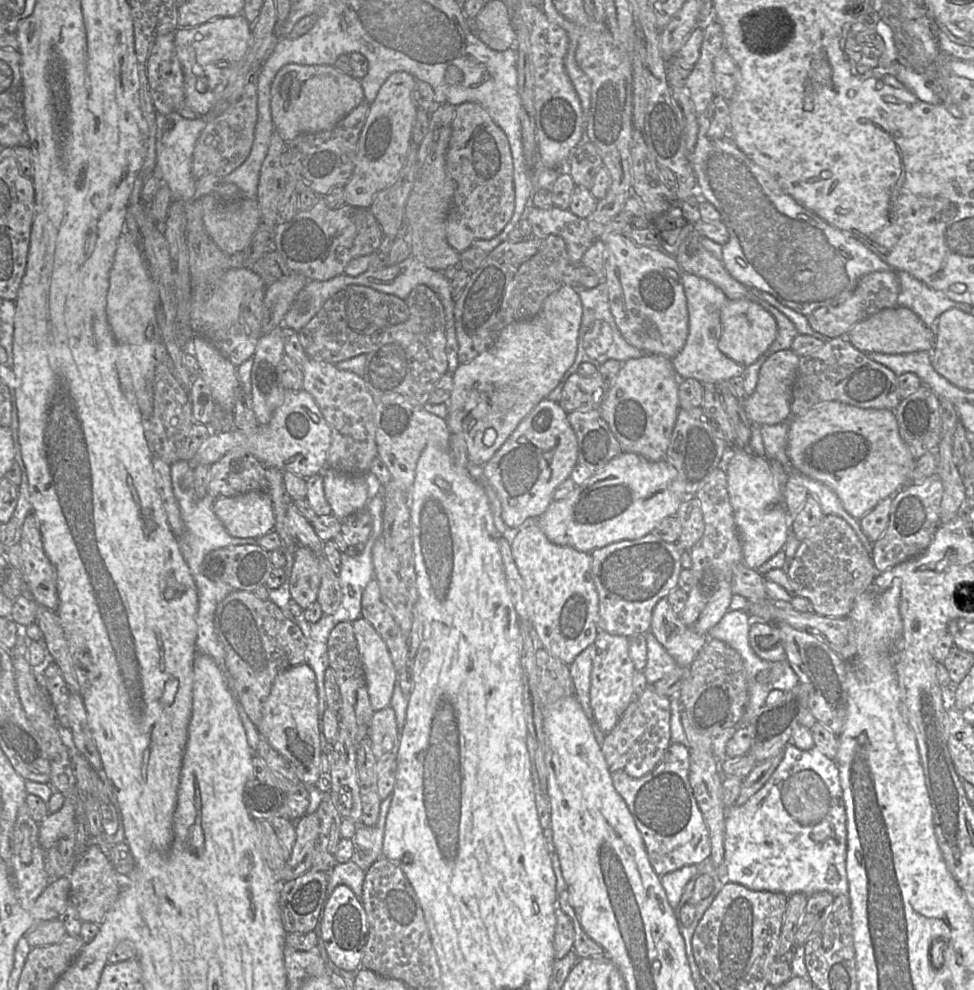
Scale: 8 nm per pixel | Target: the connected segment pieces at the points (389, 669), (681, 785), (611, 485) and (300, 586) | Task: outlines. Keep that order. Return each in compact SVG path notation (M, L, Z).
M363 616L353 622L353 628L366 675L371 705L374 711L381 710L391 705L398 672L386 643Z
M671 743L660 762L646 775L633 778L623 771L611 773L617 793L625 801L642 837L649 862L658 876L673 872L687 865L698 865L711 856L709 830L698 807L689 782L690 755L687 745Z
M622 452L602 470L576 486L567 498L552 501L547 511L537 518L537 524L552 543L590 554L596 548L622 540L635 540L653 532L664 518L677 515L686 498L678 472L667 460L654 462L636 453Z
M295 548L289 577L291 599L303 609L317 602L321 584L318 556L309 548Z

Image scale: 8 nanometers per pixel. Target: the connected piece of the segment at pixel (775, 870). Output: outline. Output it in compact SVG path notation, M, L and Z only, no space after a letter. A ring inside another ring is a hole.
M788 743L783 750L783 757L766 783L742 805L728 806L725 820L724 834L724 865L726 868L726 879L741 884L754 891L781 892L790 895L801 892L806 896L813 893L826 891L833 897L848 895L849 885L846 872L847 854L847 829L846 812L843 800L843 791L839 780L839 770L836 763L821 753L816 747L810 750L801 750L794 744Z

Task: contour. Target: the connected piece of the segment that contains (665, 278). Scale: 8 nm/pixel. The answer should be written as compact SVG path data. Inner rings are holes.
M612 231L600 238L606 247L605 279L609 304L616 325L632 346L645 354L675 357L689 333L687 302L681 281L681 268L662 249L638 245L629 237Z

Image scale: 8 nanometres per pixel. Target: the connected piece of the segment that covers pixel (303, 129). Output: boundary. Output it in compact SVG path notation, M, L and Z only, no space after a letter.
M287 64L276 74L271 86L271 114L275 130L287 143L303 133L333 128L364 102L361 82L333 65Z

